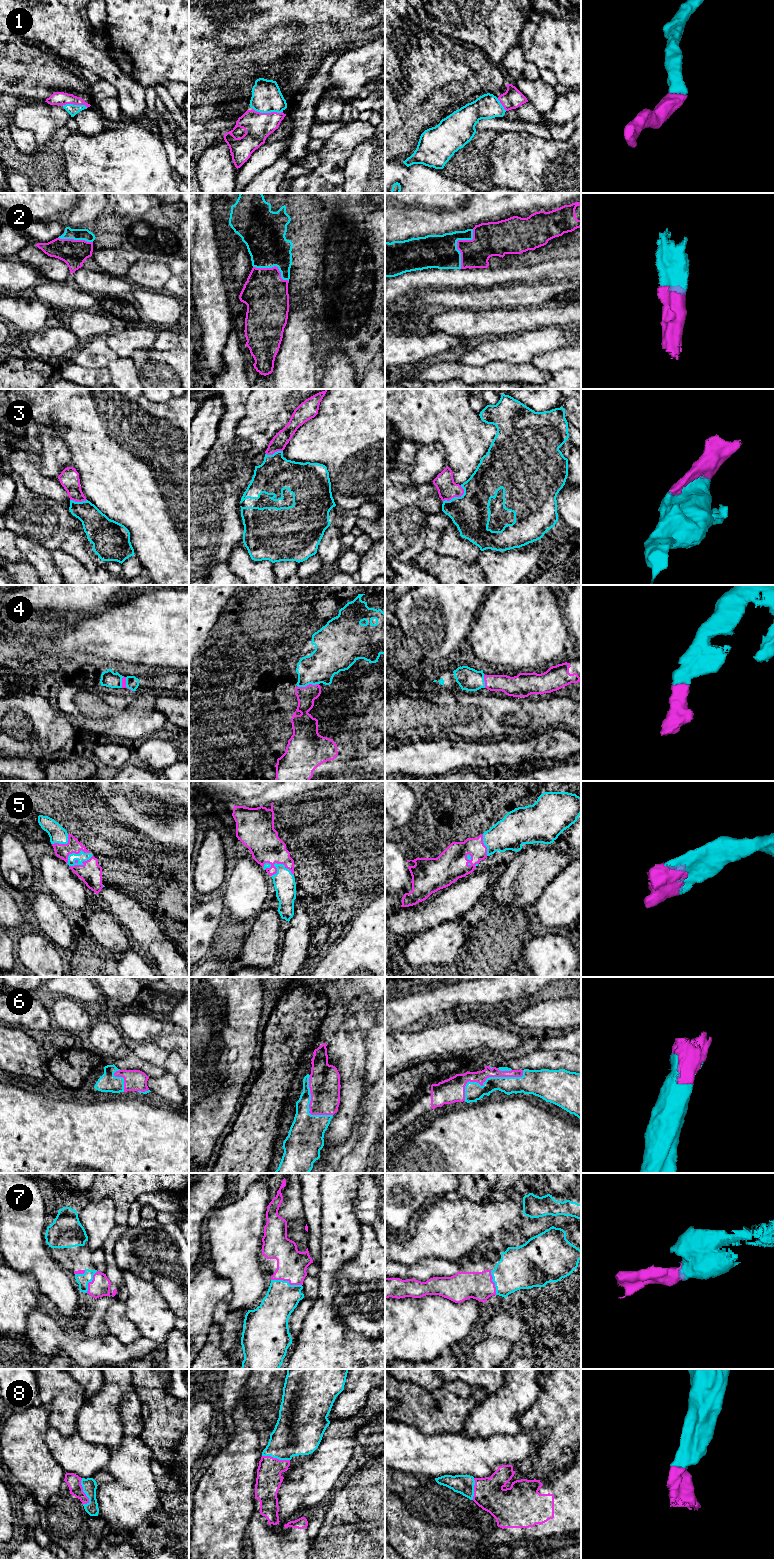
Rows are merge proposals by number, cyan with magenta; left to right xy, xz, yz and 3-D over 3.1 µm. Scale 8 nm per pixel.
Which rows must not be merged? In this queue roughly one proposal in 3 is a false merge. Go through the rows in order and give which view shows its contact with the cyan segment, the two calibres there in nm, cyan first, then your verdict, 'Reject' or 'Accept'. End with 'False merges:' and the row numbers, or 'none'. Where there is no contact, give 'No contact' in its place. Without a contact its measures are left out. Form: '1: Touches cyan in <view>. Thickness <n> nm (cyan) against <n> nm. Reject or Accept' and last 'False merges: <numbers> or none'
1: Touches cyan in xz. Thickness 240 nm (cyan) against 220 nm. Accept
2: Touches cyan in yz. Thickness 280 nm (cyan) against 240 nm. Accept
3: Touches cyan in yz. Thickness 300 nm (cyan) against 160 nm. Accept
4: Touches cyan in xz. Thickness 260 nm (cyan) against 140 nm. Accept
5: Touches cyan in xy. Thickness 70 nm (cyan) against 180 nm. Accept
6: Touches cyan in yz. Thickness 150 nm (cyan) against 120 nm. Accept
7: Touches cyan in xz. Thickness 260 nm (cyan) against 240 nm. Accept
8: Touches cyan in xy. Thickness 120 nm (cyan) against 120 nm. Accept
False merges: none

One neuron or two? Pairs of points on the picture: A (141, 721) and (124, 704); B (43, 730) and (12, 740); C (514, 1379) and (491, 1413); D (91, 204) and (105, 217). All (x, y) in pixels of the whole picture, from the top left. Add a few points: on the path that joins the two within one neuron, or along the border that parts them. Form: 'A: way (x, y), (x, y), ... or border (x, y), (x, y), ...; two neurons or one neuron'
A: way (136, 716), (128, 707); one neuron
B: way (35, 733), (30, 737), (20, 737); one neuron
C: way (514, 1387), (514, 1390), (499, 1405); one neuron
D: border (104, 211), (98, 217); two neurons

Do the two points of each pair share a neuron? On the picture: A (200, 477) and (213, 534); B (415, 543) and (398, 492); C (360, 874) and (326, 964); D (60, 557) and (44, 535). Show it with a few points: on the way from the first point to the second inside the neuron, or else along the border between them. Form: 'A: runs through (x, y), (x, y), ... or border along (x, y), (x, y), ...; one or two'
A: runs through (204, 491), (204, 520); one
B: runs through (403, 530), (403, 507), (401, 505); one
C: border along (353, 921), (349, 929), (341, 937), (312, 937); two
D: border along (51, 550), (63, 550), (77, 558); two

